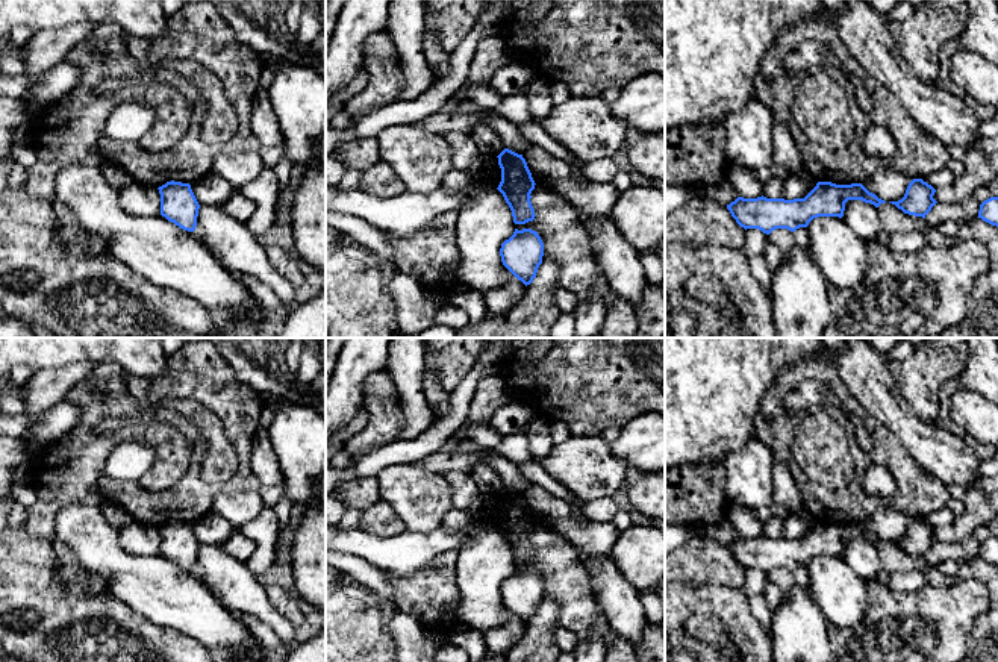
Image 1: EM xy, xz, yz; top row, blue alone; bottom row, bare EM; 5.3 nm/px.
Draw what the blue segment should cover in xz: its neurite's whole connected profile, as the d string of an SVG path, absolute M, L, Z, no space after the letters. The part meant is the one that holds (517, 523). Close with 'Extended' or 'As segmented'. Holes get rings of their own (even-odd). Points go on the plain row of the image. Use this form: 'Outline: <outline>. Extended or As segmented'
Outline: M504 488L497 497L501 507L501 521L497 529L503 533L509 544L513 562L526 564L533 561L536 554L530 541L530 533L536 523L526 498L522 494L509 488Z. As segmented

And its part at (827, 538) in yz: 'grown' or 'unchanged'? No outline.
unchanged

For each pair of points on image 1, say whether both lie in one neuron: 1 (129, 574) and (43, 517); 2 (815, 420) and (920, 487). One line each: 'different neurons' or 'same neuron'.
1: different neurons
2: different neurons

